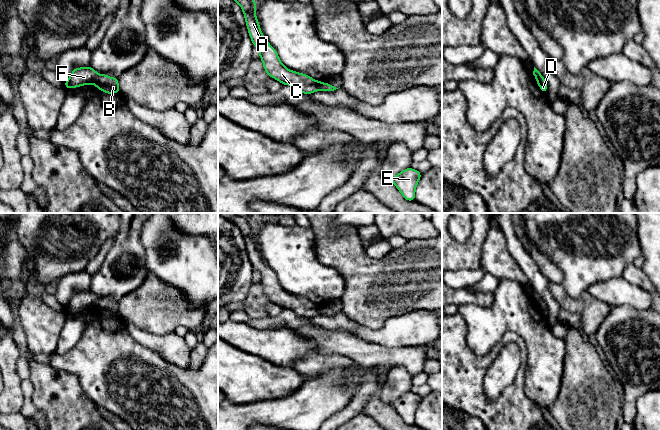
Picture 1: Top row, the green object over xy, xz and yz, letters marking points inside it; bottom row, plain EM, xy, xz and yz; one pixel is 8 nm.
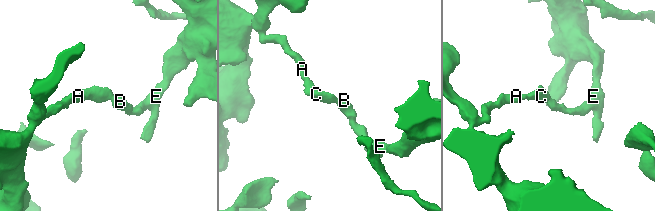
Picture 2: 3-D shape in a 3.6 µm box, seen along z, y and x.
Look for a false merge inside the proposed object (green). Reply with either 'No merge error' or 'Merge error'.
Merge error

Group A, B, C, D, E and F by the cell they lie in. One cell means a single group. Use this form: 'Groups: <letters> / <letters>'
Groups: A C F / B D E

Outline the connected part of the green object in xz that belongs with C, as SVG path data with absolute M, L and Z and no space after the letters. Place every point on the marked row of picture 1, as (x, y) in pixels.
M235 0L242 8L246 25L253 45L259 49L266 73L280 81L283 85L290 85L300 93L311 94L321 90L323 83L316 81L306 74L287 69L279 60L277 51L267 42L259 27L255 15L256 2L254 0Z

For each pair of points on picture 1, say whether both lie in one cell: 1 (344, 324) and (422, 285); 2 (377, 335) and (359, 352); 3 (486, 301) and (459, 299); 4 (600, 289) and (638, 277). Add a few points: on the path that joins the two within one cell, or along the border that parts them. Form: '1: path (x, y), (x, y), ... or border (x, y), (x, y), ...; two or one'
1: border (341, 311), (359, 324); two
2: border (349, 332), (366, 341), (394, 347); two
3: path (479, 298), (466, 298); one
4: border (621, 276), (648, 291); two

